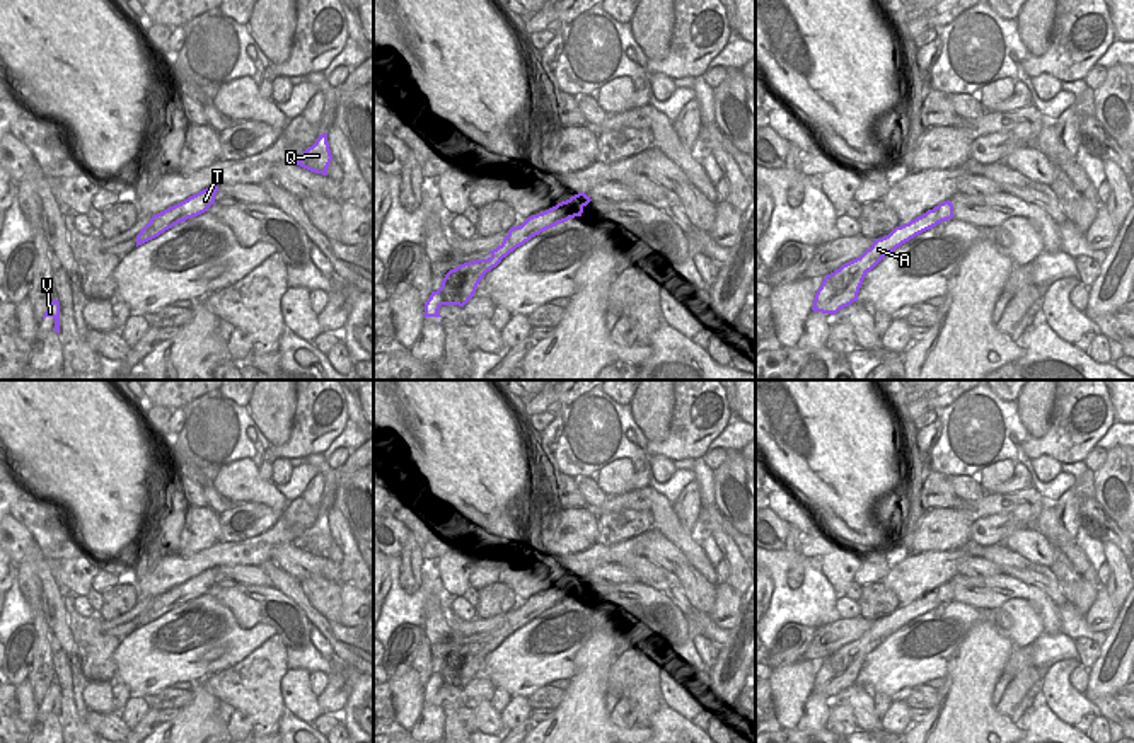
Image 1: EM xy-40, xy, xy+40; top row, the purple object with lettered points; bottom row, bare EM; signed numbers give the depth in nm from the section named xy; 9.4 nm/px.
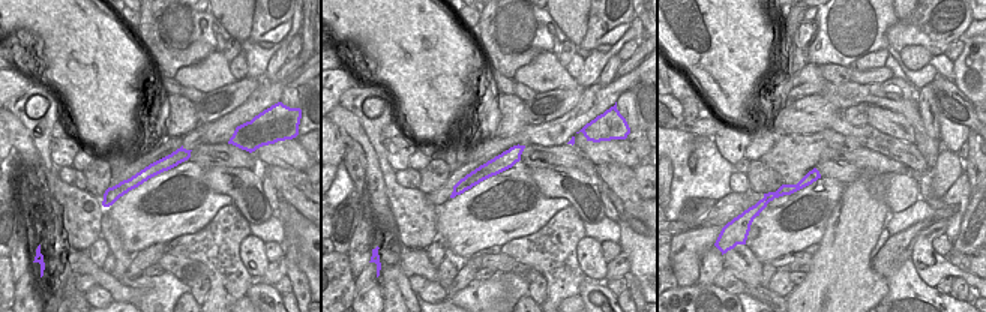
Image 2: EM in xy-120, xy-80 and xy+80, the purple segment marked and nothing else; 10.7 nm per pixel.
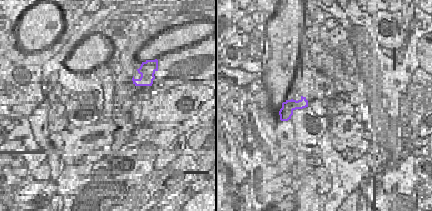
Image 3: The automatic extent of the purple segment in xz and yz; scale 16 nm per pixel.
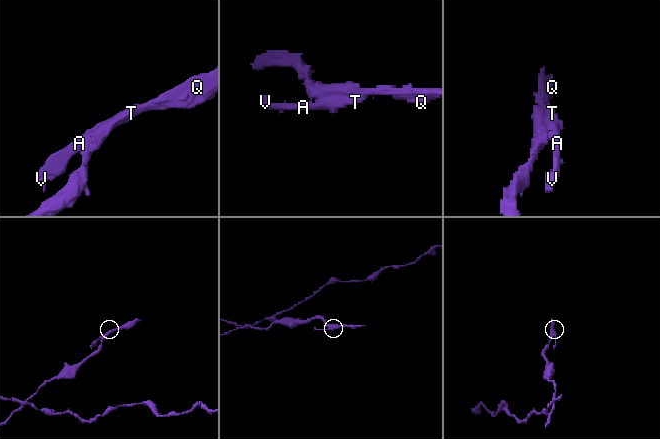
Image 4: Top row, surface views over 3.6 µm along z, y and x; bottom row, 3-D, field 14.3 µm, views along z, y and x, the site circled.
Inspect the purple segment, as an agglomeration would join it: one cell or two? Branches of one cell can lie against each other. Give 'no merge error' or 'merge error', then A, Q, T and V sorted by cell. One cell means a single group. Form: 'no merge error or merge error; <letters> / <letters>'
merge error; A V / Q T

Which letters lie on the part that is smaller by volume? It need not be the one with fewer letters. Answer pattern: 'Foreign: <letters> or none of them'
Foreign: A, V

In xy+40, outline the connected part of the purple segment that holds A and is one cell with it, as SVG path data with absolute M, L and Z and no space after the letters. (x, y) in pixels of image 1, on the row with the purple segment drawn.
M894 228L888 235L875 239L870 249L859 257L842 264L827 274L815 293L813 312L837 314L841 308L858 302L858 293L868 271L871 271L885 256L902 244L909 242L912 233Z

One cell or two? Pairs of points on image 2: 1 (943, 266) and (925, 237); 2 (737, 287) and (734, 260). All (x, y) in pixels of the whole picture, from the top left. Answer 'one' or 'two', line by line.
1: one
2: two

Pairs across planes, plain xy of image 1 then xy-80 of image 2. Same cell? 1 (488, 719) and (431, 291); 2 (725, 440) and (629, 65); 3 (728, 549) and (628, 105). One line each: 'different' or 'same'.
1: same
2: same
3: same

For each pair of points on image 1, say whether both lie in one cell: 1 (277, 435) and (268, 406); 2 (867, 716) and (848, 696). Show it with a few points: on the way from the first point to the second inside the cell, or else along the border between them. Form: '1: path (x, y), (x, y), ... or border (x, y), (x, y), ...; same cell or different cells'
1: path (277, 428), (273, 413); same cell
2: path (863, 711), (853, 701); same cell

